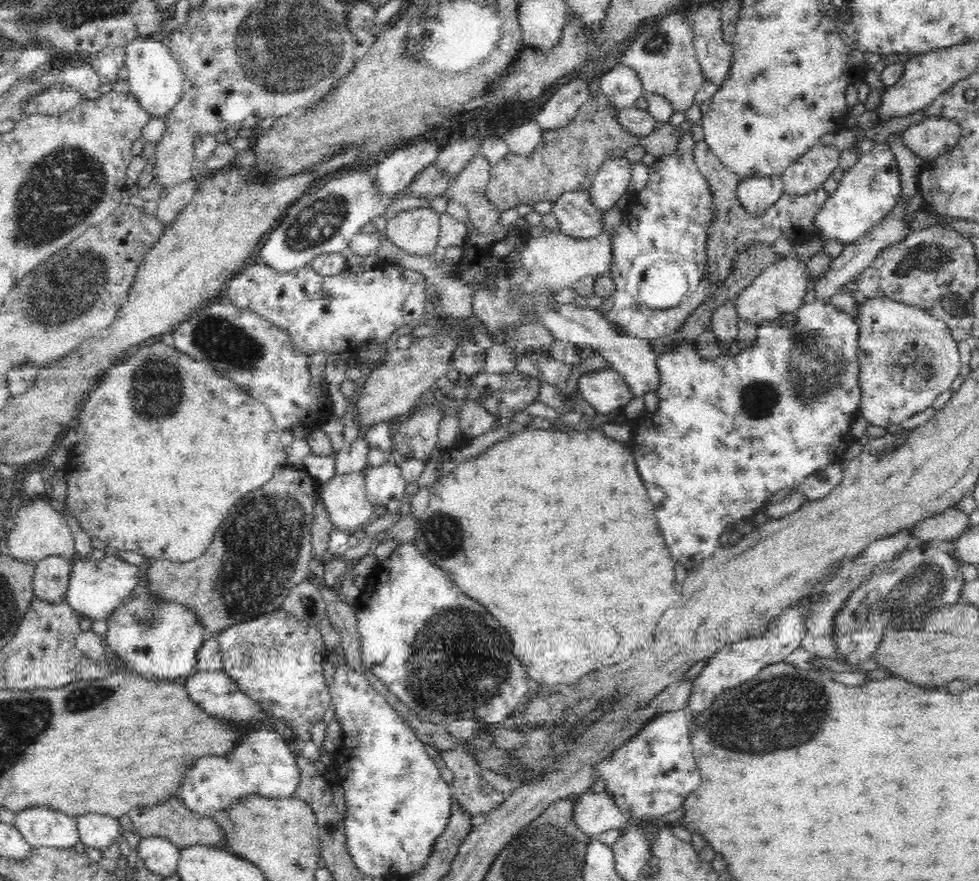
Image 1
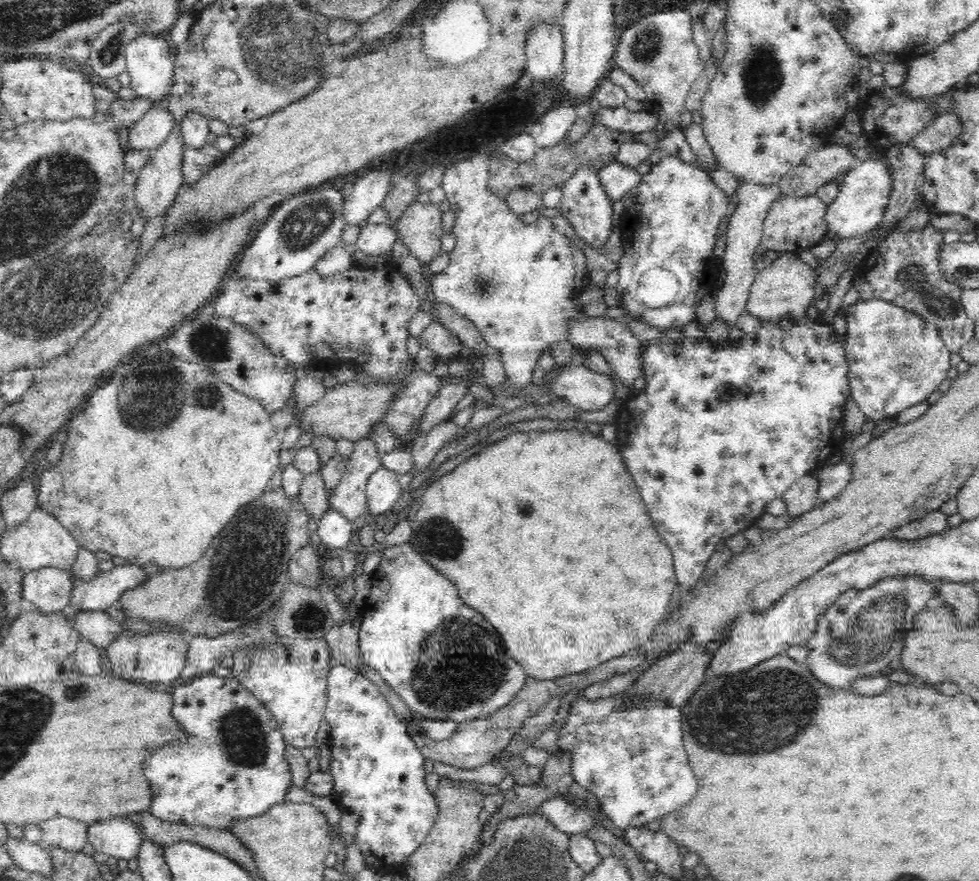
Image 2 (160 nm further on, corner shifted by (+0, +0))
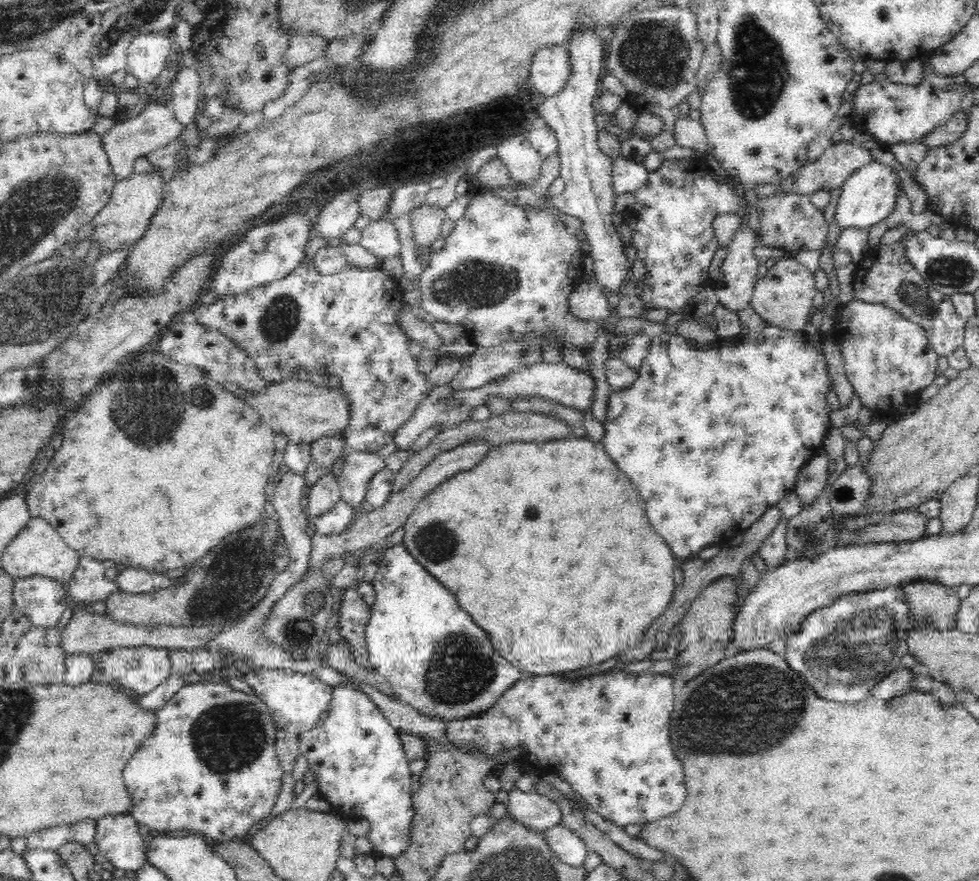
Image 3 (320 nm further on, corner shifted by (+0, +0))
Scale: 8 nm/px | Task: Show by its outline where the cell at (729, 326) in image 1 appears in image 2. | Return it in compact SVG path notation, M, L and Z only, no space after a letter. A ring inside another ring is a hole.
M741 183L734 195L738 198L738 204L727 224L727 252L722 269L726 278L715 304L717 319L724 322L729 329L736 327L740 316L746 312L750 288L758 272L755 268L755 251L763 235L763 224L774 202L784 194L778 184Z

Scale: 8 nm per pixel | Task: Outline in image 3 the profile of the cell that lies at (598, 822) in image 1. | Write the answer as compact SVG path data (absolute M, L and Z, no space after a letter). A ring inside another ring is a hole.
M516 788L509 792L507 802L509 804L507 814L528 828L544 831L560 826L564 822L561 806L540 794L522 792Z

